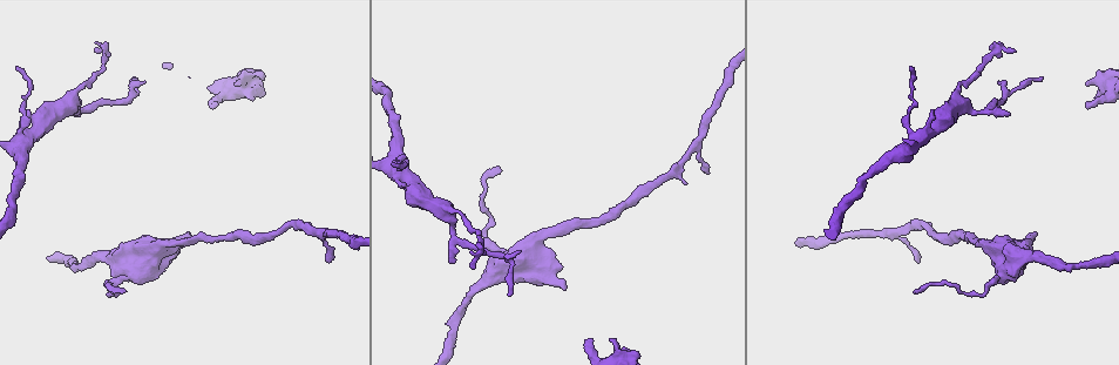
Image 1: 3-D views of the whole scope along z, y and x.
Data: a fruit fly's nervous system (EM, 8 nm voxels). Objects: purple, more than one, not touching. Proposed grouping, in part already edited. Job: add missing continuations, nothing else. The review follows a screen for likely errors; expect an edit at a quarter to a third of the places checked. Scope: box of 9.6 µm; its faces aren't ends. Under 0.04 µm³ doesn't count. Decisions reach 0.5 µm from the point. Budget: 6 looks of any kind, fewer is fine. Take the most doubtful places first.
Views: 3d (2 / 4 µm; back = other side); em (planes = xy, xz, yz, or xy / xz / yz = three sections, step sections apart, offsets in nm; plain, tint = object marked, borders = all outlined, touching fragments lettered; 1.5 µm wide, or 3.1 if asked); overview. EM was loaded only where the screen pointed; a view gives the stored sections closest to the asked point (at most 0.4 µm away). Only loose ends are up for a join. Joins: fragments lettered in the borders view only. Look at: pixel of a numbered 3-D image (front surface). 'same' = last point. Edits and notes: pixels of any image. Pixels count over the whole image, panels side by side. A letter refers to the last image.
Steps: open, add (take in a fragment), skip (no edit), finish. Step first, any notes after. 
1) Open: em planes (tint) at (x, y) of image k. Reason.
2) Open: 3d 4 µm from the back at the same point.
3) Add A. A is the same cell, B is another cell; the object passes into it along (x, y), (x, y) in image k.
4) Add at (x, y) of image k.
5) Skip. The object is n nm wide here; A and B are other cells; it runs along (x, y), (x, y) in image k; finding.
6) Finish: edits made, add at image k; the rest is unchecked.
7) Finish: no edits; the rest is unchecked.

Open: 3d 2 µm at (1085, 102) of image 1.

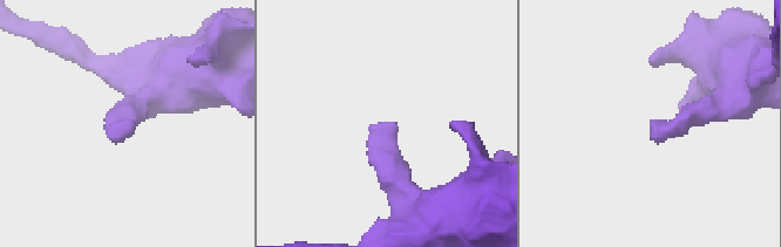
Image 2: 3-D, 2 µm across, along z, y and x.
Open: em yz step 8 (tint) at (652, 123) of image 2.

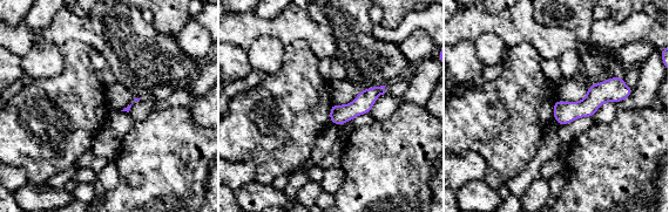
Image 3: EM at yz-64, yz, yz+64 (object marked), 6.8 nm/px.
Open: em planes (borders) at the same point. Another direction.

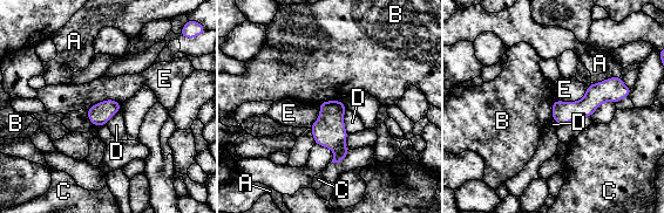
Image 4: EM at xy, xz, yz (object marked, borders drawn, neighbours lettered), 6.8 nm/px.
Skip. A, B, C, D and E are other cells; it runs along (624, 90), (555, 116) in image 4; no lettered fragment goes on from it.

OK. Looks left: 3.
Open: 3d 4 µm at (1015, 277) of image 1. An open end.

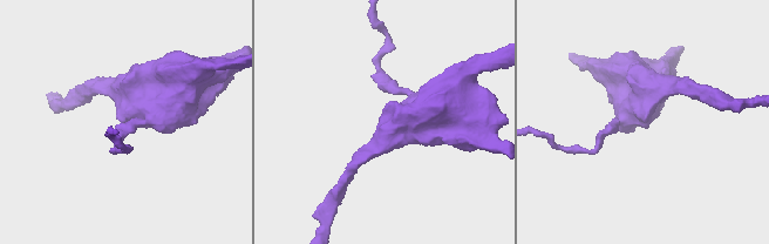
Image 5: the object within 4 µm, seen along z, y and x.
Open: em yz step 8 (tint) at (644, 120) of image 5. Need the tissue.

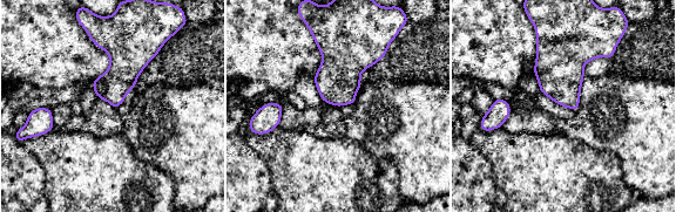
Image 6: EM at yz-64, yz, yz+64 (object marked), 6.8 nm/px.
Open: em xz step 8 (borders) at the same point. Another direction.

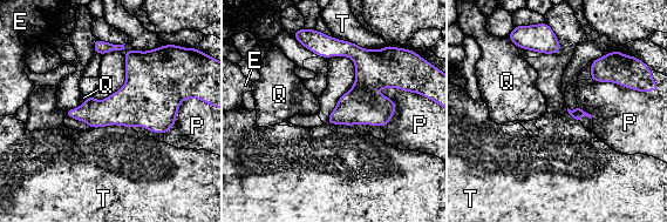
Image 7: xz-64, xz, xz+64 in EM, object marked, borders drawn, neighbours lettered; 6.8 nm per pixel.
Skip. E, P, Q and T are other cells; a border runs along (334, 36), (365, 48), (383, 47) in image 7; none of them fits.

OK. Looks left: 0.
Finish: no edits; the rest is unchecked.

